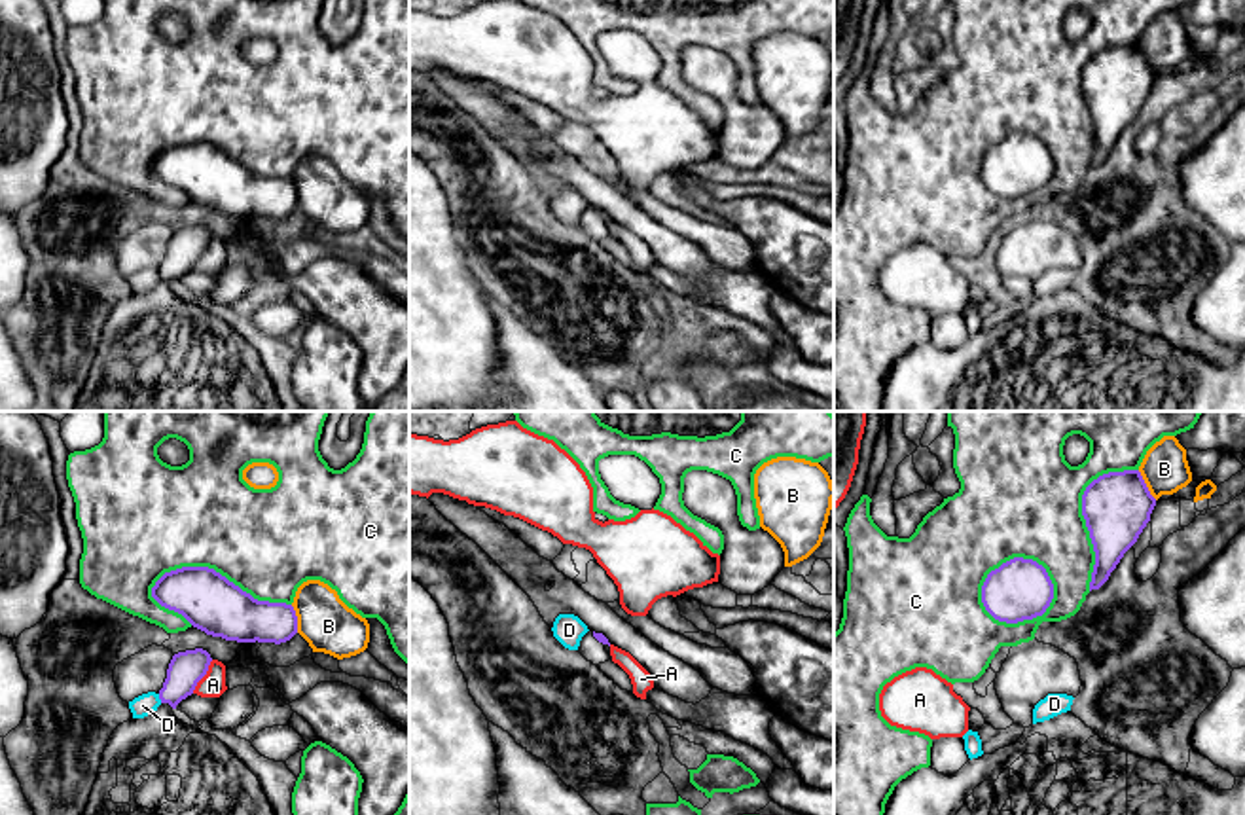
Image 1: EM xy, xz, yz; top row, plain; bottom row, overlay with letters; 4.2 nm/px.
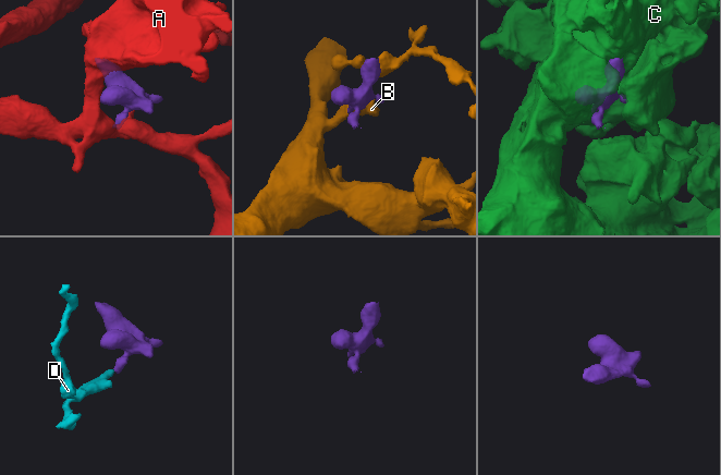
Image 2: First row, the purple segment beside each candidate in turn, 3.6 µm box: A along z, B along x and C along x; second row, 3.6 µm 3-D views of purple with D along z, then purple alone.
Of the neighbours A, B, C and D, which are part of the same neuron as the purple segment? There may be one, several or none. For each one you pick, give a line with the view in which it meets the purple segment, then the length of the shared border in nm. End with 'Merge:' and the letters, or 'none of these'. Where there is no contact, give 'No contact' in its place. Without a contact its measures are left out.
D: Touches purple in xy. Shared border 40 nm
Merge: D

